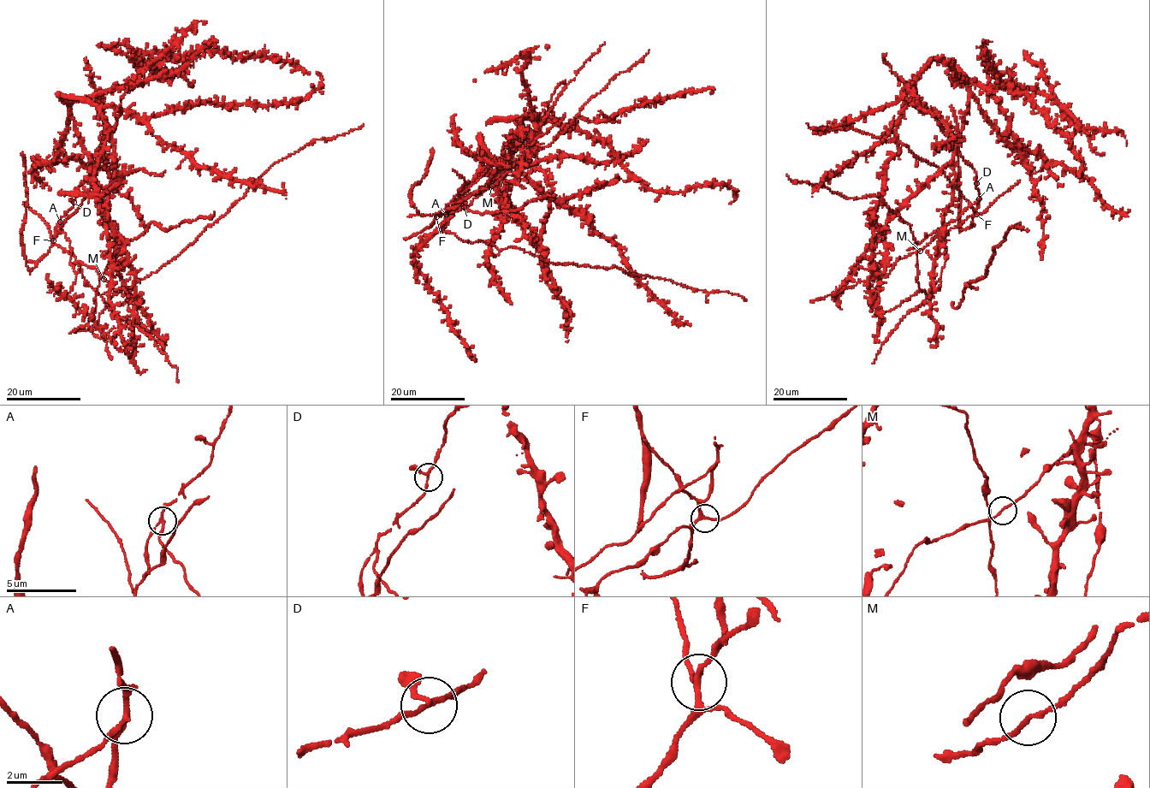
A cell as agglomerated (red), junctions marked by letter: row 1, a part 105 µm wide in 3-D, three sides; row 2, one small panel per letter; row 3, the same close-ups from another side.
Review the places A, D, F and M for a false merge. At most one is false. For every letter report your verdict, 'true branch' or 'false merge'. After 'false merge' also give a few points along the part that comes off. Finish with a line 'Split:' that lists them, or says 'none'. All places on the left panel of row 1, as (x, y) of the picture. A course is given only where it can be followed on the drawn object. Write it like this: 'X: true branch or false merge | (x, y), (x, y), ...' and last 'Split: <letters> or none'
A: false merge | (60, 221), (61, 228), (71, 247), (69, 262), (76, 275), (73, 287), (62, 299)
D: true branch
F: true branch
M: true branch
Split: A

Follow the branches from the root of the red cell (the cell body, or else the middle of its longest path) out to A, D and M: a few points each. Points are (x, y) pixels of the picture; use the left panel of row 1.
A: (56, 231), (60, 221)
D: (56, 231), (59, 219), (74, 202)
M: (56, 231), (54, 244), (70, 252), (76, 261), (94, 267), (103, 279)

